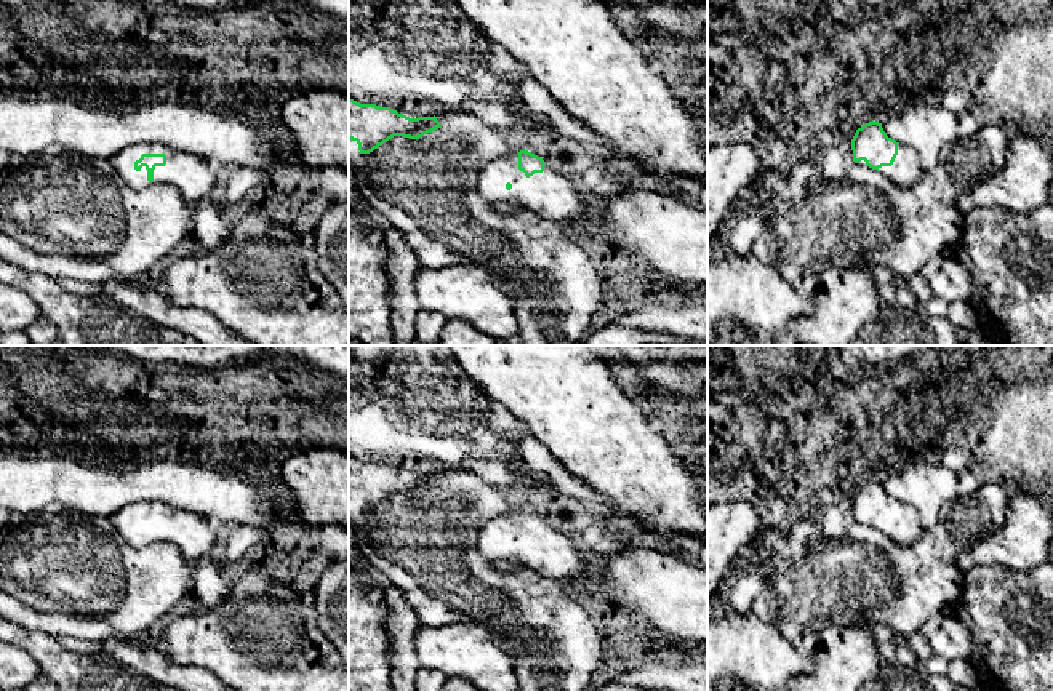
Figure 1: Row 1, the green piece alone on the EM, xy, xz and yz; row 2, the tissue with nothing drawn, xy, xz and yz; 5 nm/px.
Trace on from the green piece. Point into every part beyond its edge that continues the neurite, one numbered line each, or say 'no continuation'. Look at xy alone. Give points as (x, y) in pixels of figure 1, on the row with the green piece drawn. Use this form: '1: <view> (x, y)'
1: xy (194, 176)

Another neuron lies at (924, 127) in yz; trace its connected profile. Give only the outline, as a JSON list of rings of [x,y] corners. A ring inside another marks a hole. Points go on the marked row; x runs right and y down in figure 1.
[[[909,102],[882,123],[888,138],[917,152],[922,171],[938,165],[941,149],[960,139],[959,118],[941,104]]]

